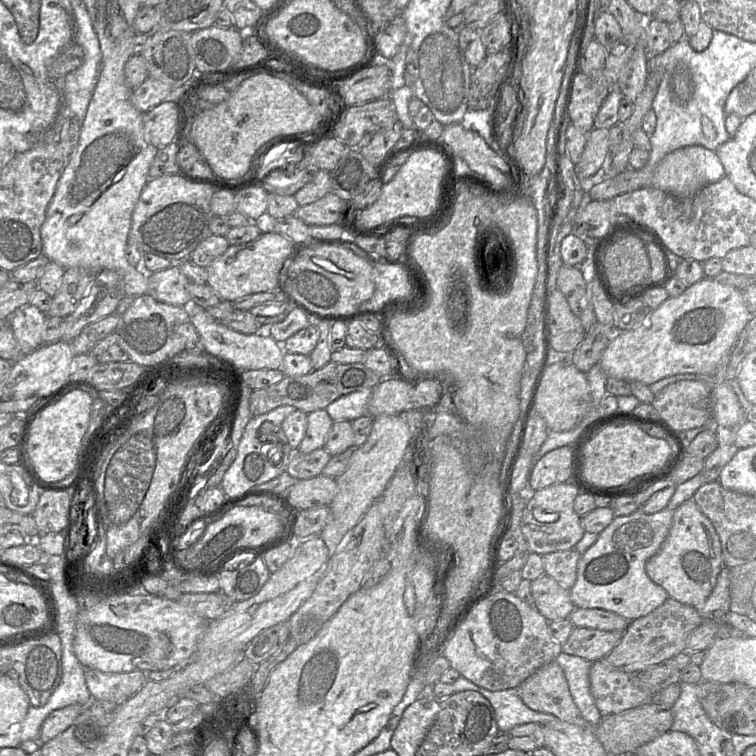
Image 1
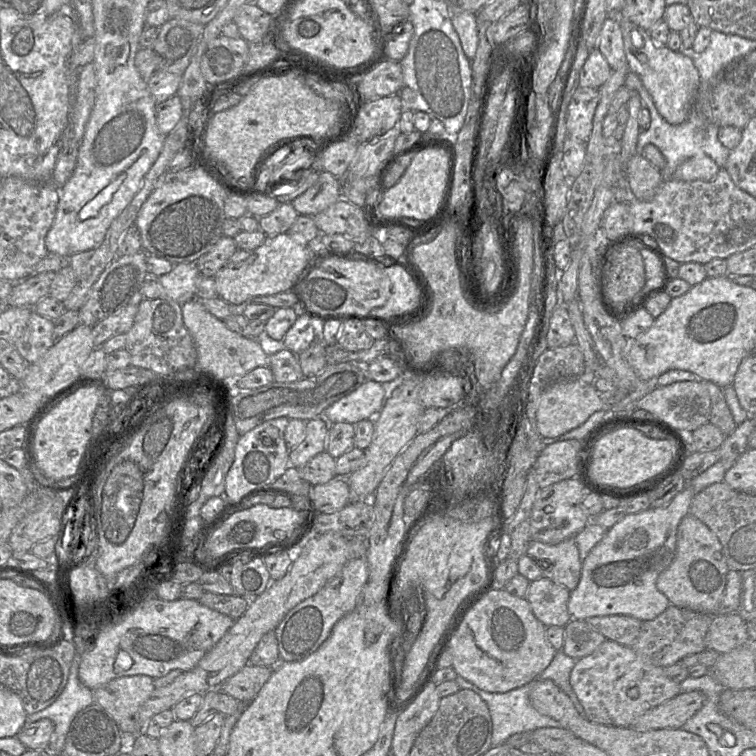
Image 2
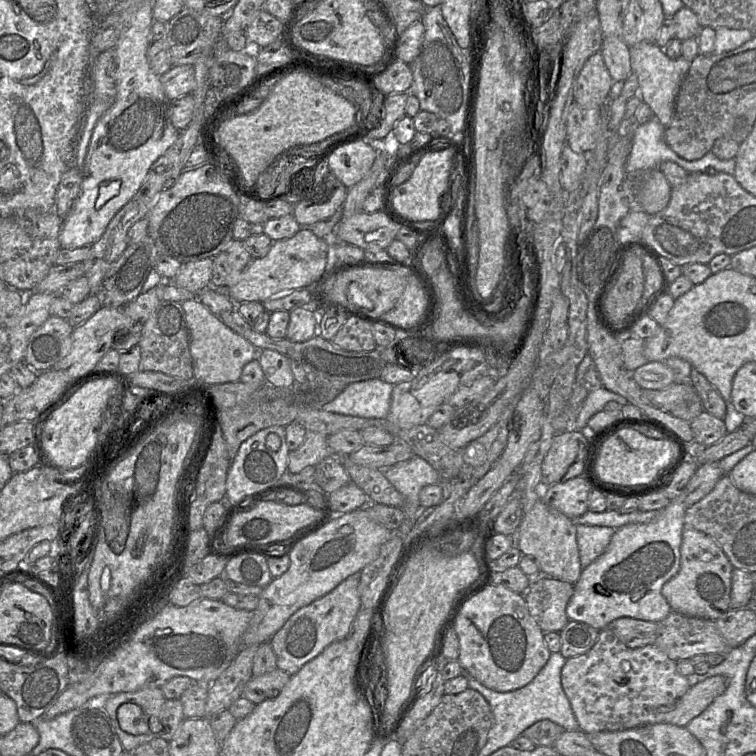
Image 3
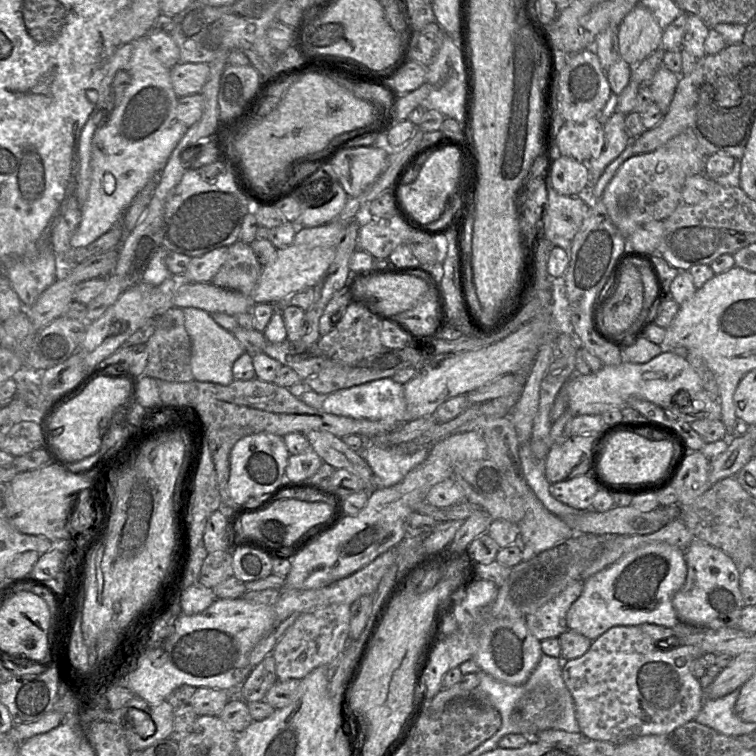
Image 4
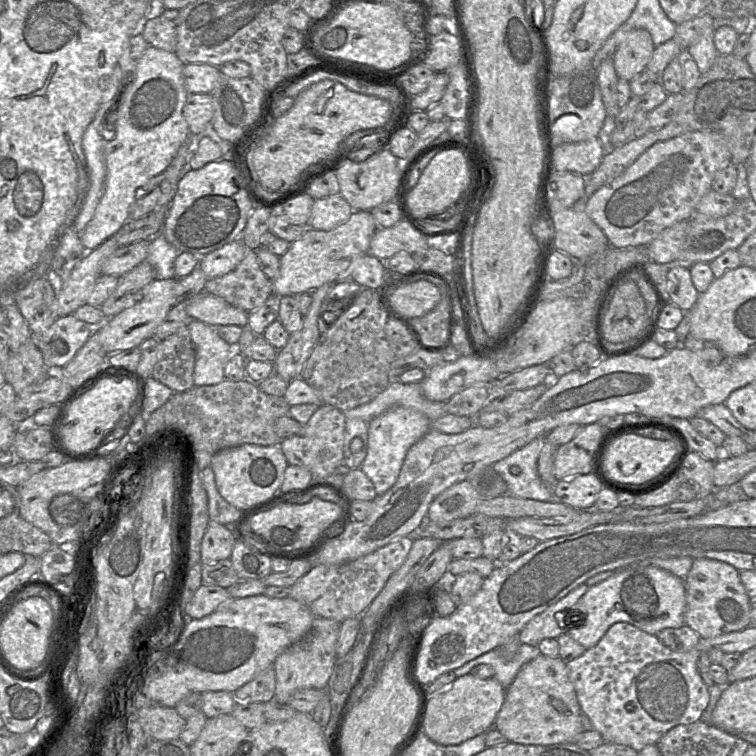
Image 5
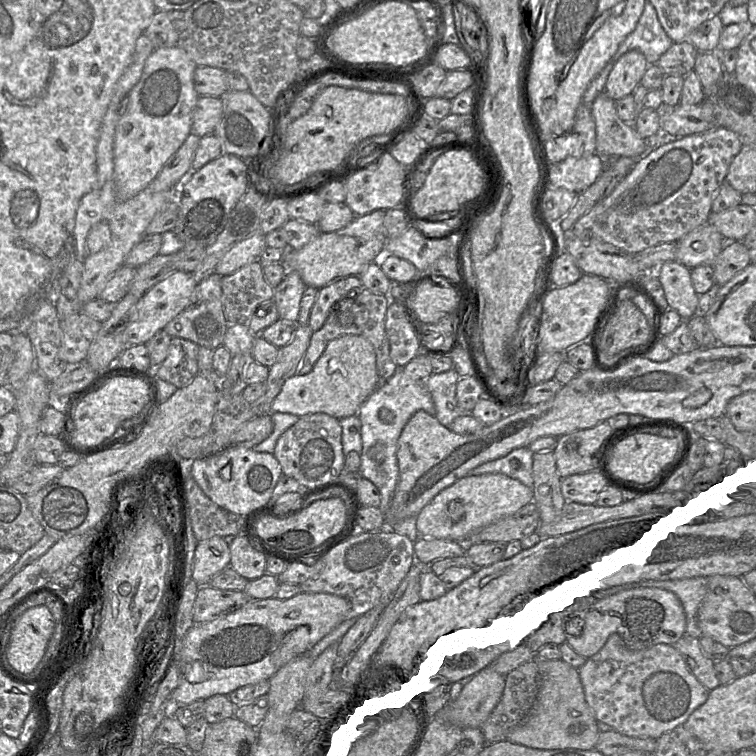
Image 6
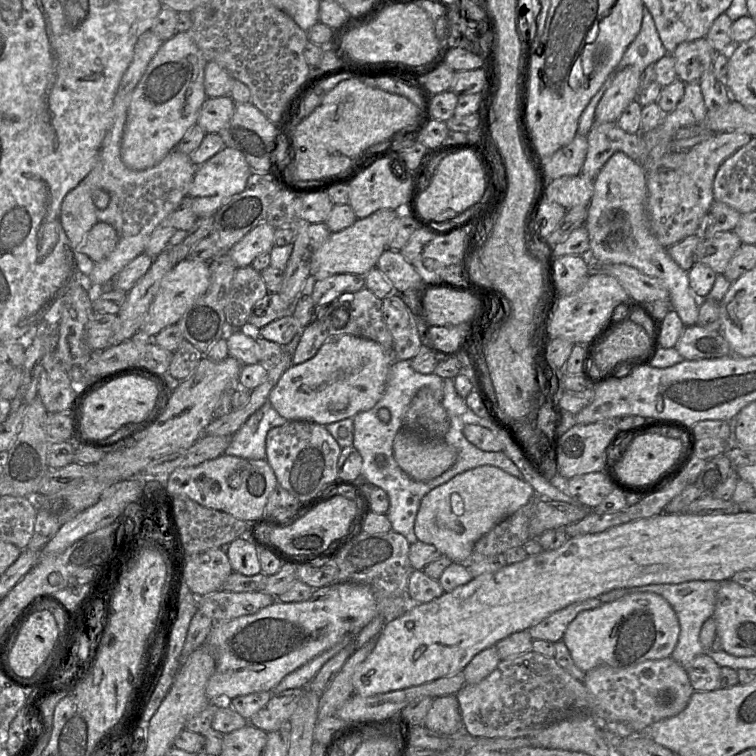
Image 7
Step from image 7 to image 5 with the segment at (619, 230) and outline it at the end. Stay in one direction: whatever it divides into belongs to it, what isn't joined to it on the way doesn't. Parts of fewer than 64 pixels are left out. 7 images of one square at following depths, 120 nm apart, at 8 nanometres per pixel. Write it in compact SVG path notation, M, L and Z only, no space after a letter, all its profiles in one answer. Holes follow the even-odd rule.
M672 264L669 266L667 291L669 302L684 312L689 312L700 296L691 280L690 268L686 265Z

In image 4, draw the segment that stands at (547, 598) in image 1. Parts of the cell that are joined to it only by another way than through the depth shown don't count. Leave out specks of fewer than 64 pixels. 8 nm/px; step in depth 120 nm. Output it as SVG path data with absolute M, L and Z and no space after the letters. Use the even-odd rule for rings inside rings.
M583 580L571 582L563 591L525 617L531 634L539 641L559 637L568 630L566 614L583 591Z

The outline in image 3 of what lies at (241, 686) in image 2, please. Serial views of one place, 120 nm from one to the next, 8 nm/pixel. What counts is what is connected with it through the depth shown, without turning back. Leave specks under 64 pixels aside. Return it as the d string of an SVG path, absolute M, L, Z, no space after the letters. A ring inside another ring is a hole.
M278 668L260 676L252 676L243 689L242 697L254 704L275 698L289 682L291 676Z

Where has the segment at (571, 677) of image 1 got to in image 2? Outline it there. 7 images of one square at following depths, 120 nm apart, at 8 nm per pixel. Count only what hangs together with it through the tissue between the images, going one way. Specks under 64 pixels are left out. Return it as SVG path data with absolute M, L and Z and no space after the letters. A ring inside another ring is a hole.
M562 650L555 653L549 666L542 671L538 679L553 681L571 699L579 714L584 714L583 707L579 702L570 684L570 673L576 664L576 659L567 656Z

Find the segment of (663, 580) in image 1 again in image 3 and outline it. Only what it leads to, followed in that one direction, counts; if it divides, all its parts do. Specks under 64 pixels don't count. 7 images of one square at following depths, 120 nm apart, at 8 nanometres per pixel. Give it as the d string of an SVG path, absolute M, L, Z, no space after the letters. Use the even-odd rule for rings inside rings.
M684 528L680 545L680 568L661 588L671 611L691 617L716 620L730 609L731 574L733 566L709 535Z

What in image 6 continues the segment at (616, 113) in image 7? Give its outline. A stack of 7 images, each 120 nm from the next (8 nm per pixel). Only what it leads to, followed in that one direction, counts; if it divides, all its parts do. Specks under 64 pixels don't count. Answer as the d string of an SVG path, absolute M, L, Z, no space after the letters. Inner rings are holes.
M638 50L623 54L611 70L604 92L614 101L632 94L649 66L645 56Z

